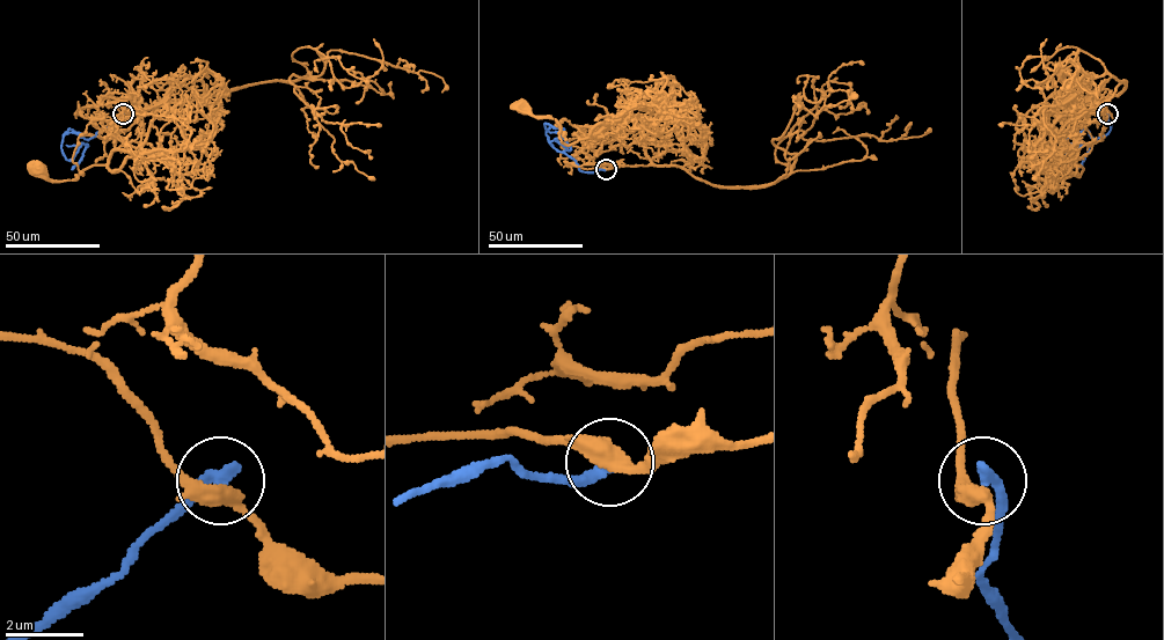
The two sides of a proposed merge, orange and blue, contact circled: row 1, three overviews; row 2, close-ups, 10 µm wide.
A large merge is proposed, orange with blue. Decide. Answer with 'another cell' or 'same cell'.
another cell

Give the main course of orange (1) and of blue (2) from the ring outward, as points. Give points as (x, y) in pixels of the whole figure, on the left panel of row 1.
1: (123, 115), (138, 117), (110, 94), (131, 115), (117, 127), (107, 163), (61, 181), (51, 181), (35, 166)
2: (123, 115), (87, 139), (72, 130), (63, 134), (61, 151), (70, 160), (80, 144), (87, 146), (72, 169)

